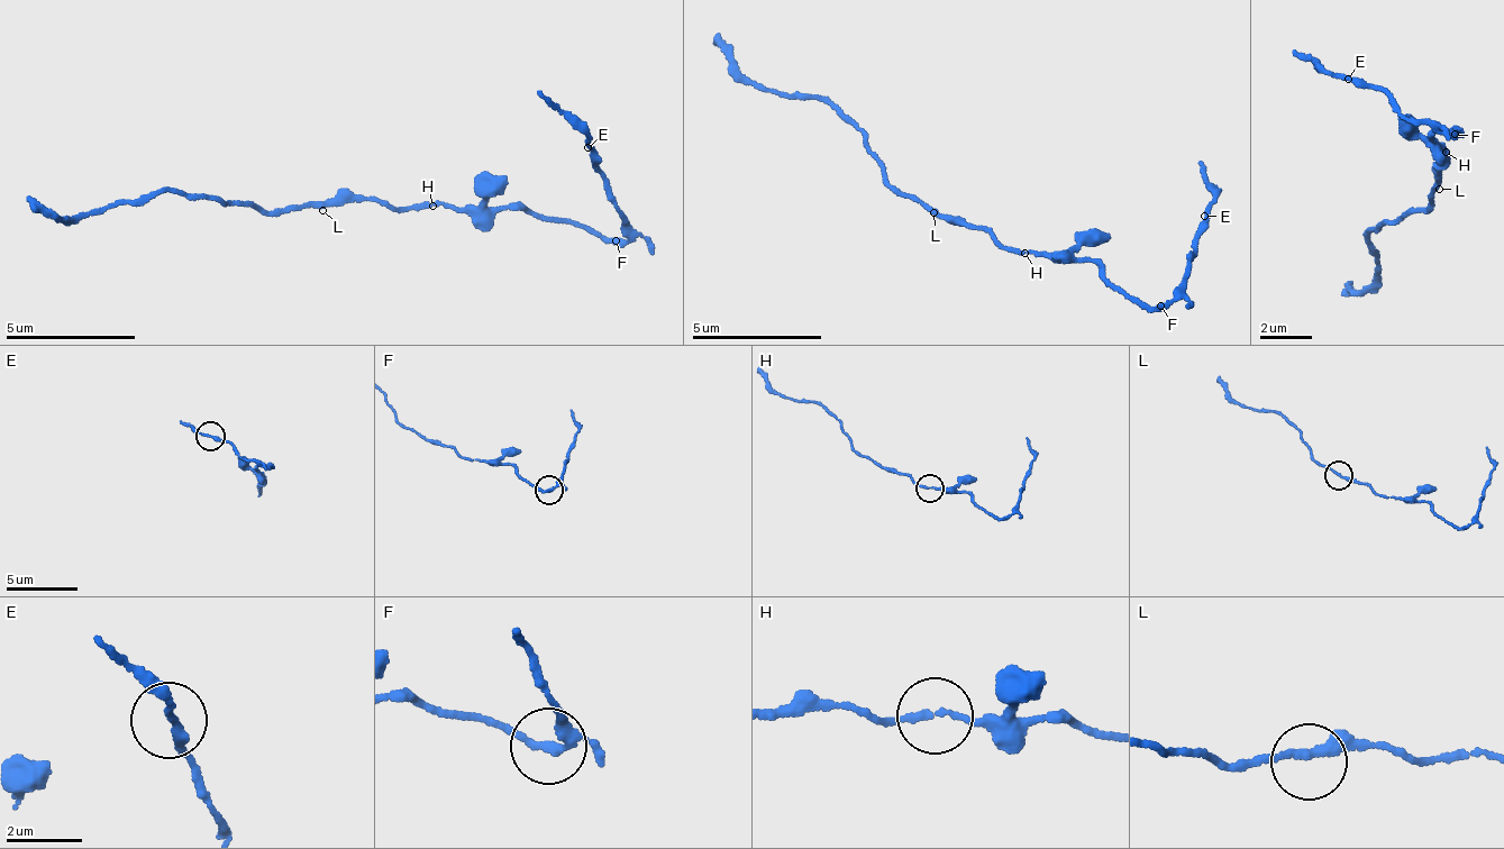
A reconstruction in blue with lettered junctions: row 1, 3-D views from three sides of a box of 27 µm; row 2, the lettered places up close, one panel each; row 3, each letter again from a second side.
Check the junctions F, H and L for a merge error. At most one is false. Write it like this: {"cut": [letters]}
{"cut": ["F"]}

